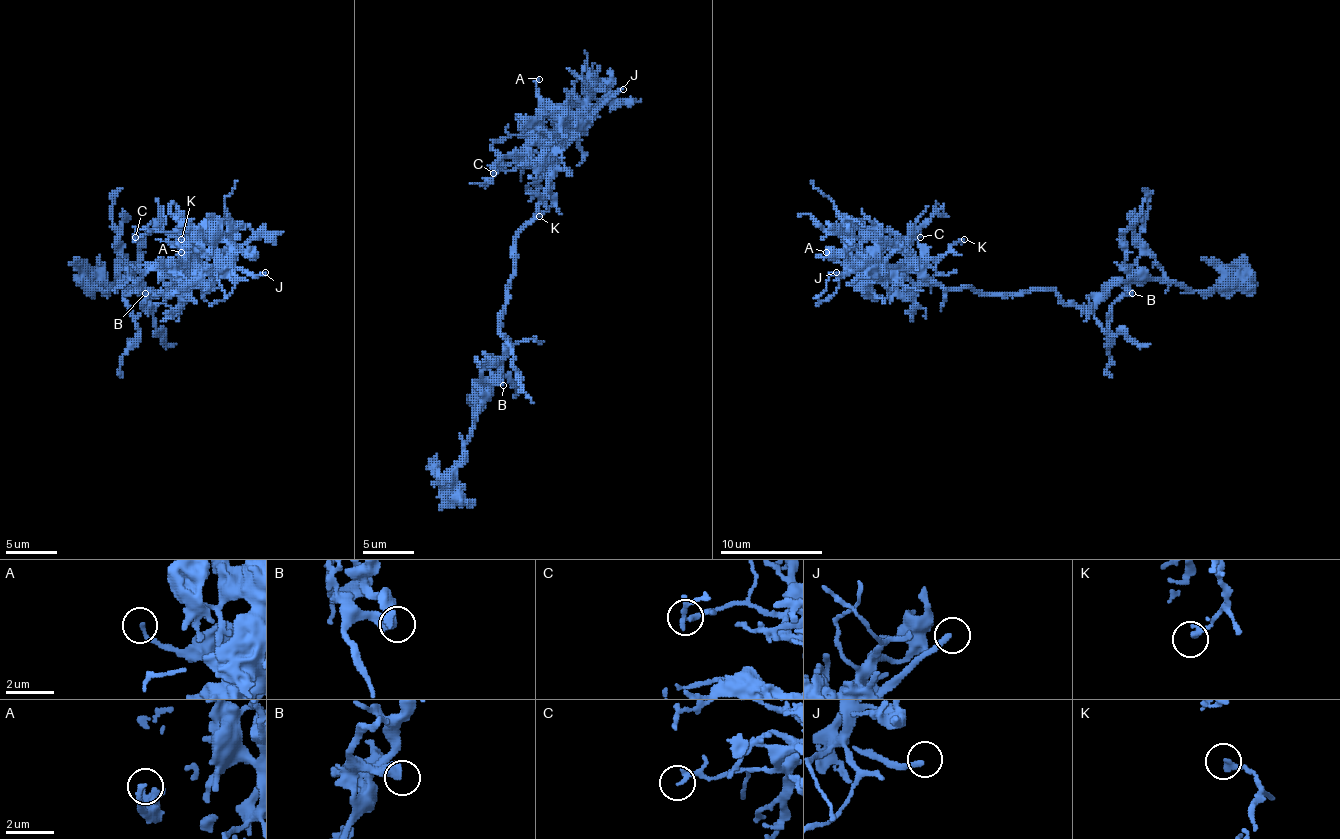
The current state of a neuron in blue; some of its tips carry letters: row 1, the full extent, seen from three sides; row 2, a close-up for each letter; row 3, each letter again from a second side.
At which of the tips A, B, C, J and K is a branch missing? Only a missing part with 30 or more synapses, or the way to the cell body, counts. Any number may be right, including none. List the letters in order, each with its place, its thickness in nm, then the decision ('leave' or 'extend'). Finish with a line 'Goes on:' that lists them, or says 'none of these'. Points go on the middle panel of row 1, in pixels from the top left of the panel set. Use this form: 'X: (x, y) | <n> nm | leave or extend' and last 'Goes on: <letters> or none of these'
A: (539, 79) | 180 nm | leave
B: (503, 385) | 500 nm | leave
C: (493, 173) | 130 nm | leave
J: (623, 89) | 240 nm | extend
K: (539, 216) | 240 nm | leave
Goes on: J

